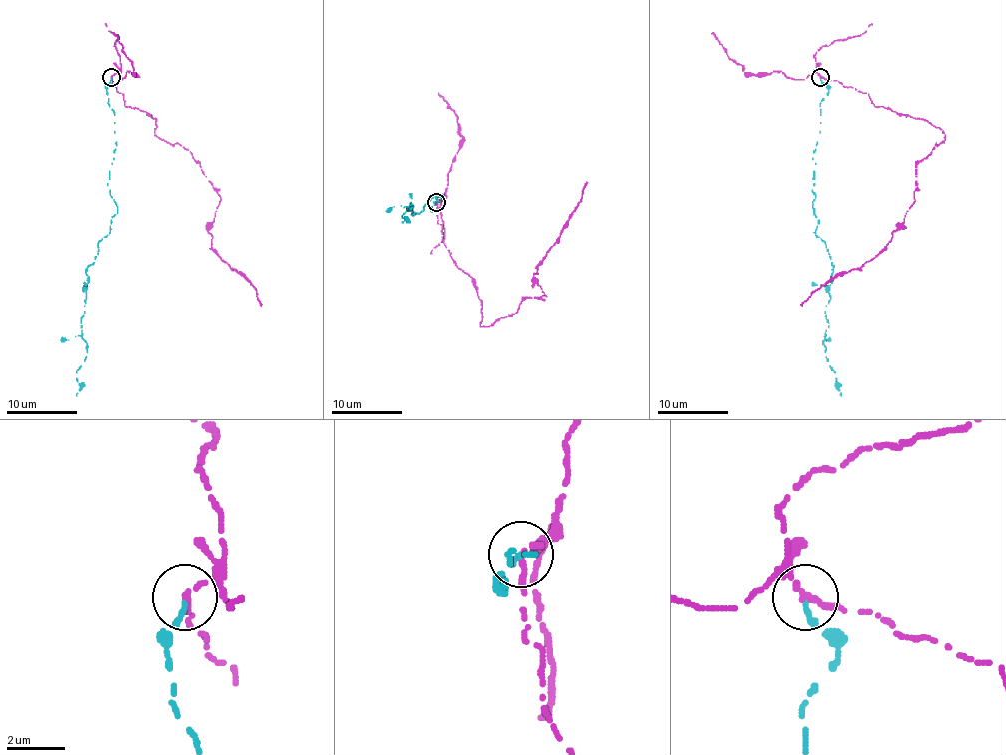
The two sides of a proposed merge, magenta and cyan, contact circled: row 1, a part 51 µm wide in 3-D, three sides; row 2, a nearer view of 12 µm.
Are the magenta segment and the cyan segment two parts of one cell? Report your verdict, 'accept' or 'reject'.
reject

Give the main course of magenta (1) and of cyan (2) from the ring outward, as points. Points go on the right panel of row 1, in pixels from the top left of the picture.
1: (820, 76), (868, 94), (875, 107), (928, 121), (944, 138), (916, 165), (914, 201), (882, 249), (800, 305)
2: (820, 78), (829, 92), (820, 103), (813, 213), (832, 272), (824, 346), (841, 396)

